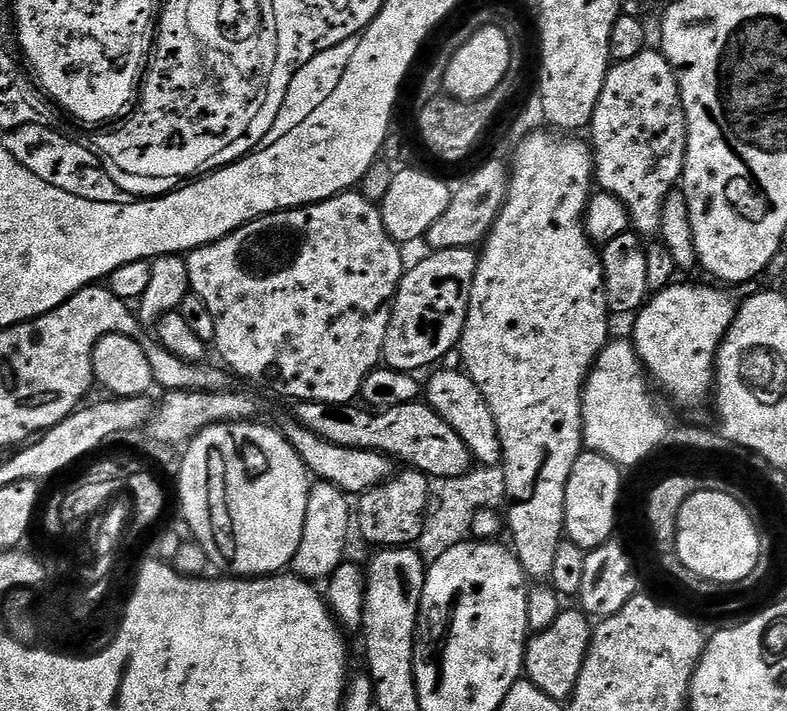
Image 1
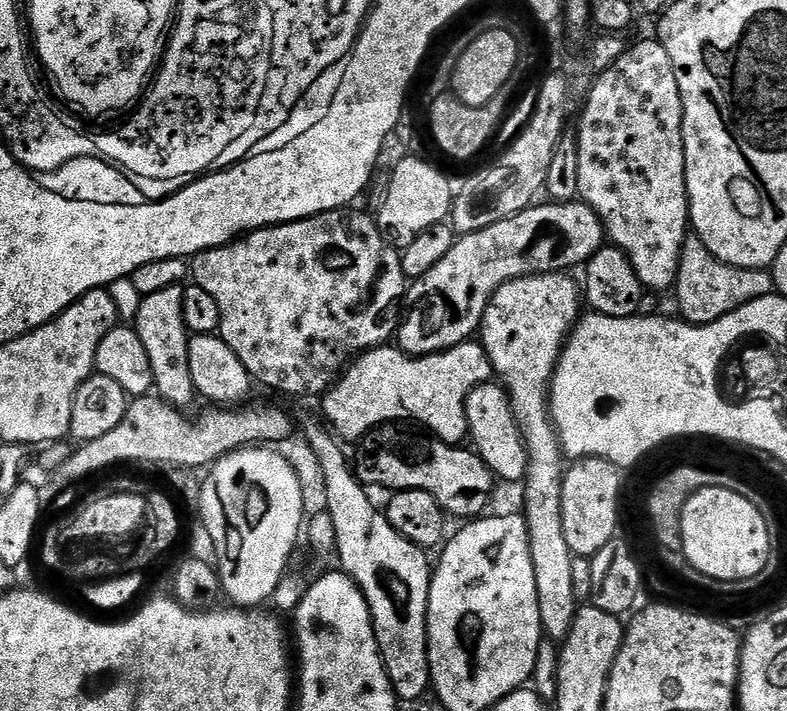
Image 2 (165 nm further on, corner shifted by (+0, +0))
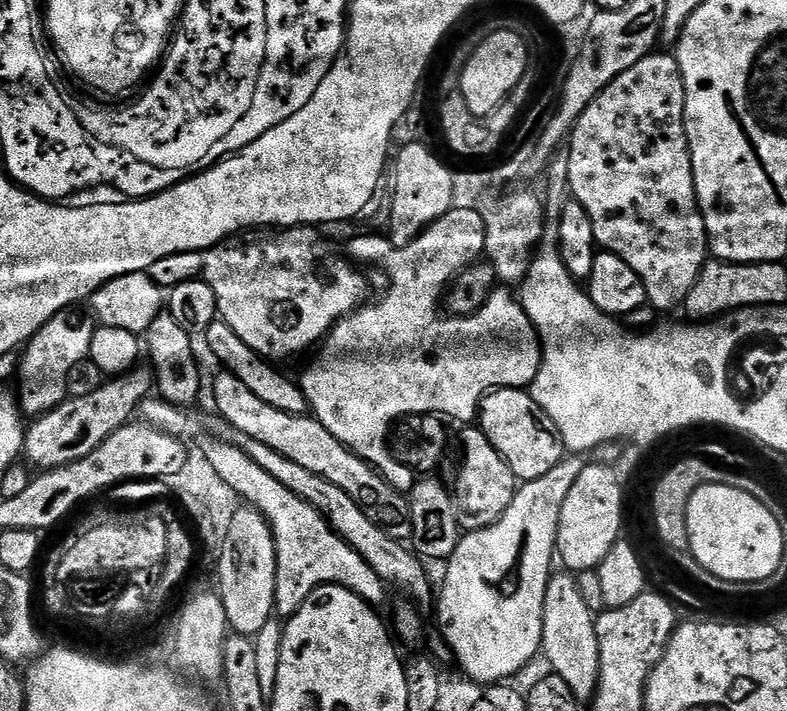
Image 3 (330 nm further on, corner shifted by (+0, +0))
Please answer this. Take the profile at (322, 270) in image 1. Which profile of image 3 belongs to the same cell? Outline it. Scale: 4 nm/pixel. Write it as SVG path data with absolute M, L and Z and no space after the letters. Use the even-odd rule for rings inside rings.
M297 226L279 230L249 230L243 234L232 234L228 239L221 240L219 244L215 244L213 248L209 248L204 252L202 278L208 283L210 290L214 290L214 298L218 298L219 319L224 320L226 326L230 326L230 330L234 330L234 334L238 334L238 338L242 338L242 342L246 342L246 346L250 346L250 350L254 350L266 360L281 362L280 360L288 360L291 356L302 355L307 348L313 347L312 349L315 349L343 316L349 316L351 312L356 311L369 299L368 284L364 281L363 274L356 269L359 267L351 259L345 258L343 255L340 257L324 241L324 236L320 232L323 231L312 226Z

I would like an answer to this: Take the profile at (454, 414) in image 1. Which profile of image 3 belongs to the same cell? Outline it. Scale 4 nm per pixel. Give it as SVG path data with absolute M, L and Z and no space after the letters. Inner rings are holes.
M498 388L489 392L480 402L478 427L490 438L490 446L502 454L506 466L514 470L517 481L542 478L542 474L550 474L554 466L558 466L566 455L562 438L558 434L558 426L550 419L550 414L534 402L531 391L519 388Z

